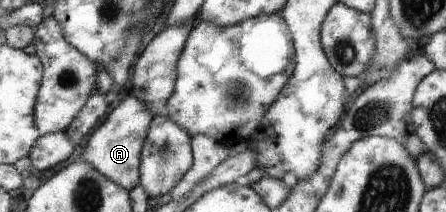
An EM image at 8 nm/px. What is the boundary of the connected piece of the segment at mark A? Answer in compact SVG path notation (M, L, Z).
M131 92L127 96L94 132L82 158L86 158L86 162L90 162L96 170L102 171L106 178L132 192L142 185L142 156L155 116L144 100L136 98Z

